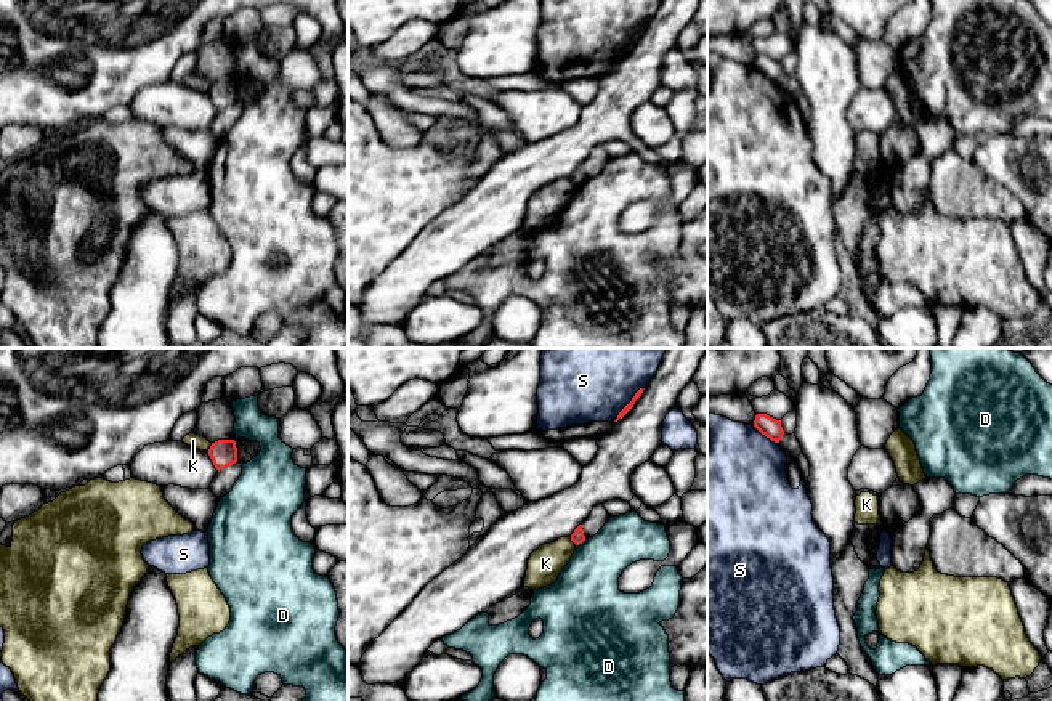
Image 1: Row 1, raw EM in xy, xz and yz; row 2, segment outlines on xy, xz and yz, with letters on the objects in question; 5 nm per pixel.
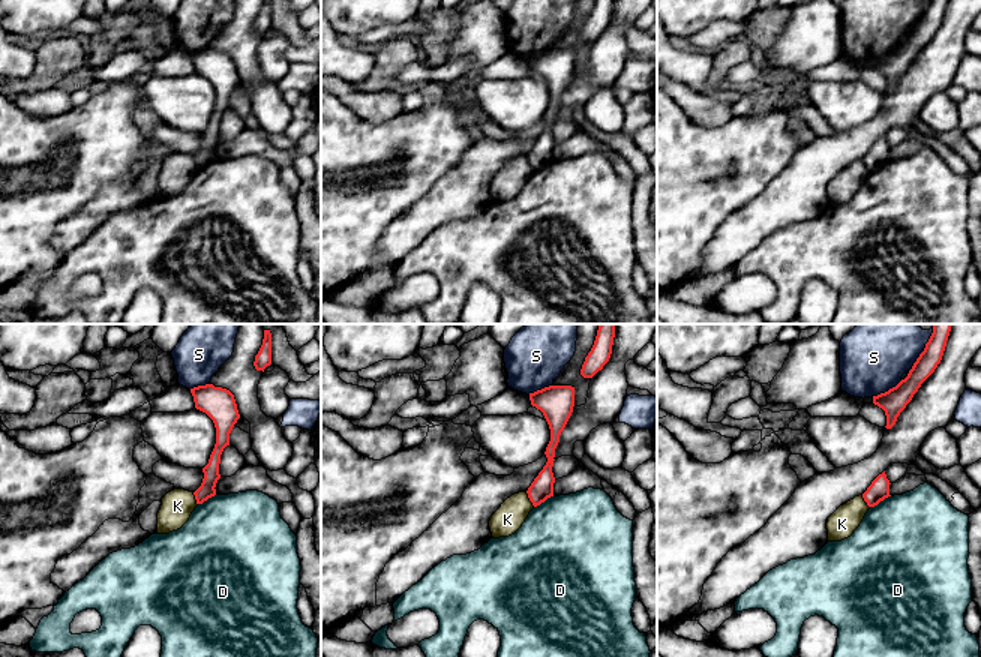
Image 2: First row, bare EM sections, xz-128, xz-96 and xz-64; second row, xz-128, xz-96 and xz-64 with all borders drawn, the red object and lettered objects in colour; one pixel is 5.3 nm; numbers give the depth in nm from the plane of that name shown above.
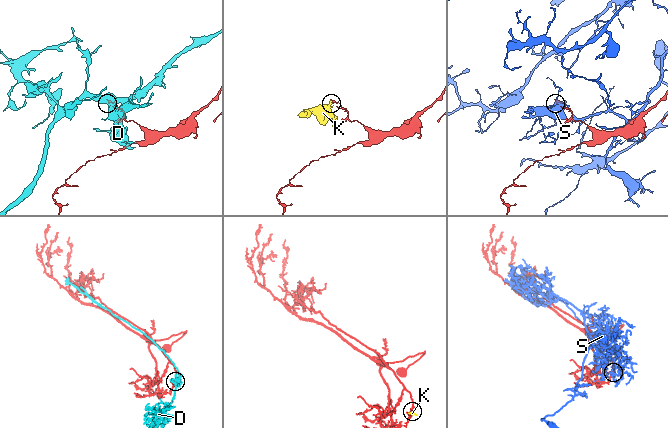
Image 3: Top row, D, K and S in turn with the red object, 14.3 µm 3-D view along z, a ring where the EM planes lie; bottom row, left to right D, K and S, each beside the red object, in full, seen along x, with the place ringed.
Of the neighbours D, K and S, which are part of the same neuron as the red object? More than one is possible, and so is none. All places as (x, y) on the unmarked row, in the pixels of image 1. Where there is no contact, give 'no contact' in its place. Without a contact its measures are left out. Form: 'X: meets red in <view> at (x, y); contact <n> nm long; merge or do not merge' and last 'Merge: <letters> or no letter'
D: meets red in xz at (581, 183); contact 70 nm long; do not merge
K: meets red in xy at (210, 87); contact 50 nm long; do not merge
S: meets red in xz at (629, 44); contact 240 nm long; do not merge
Merge: no letter

